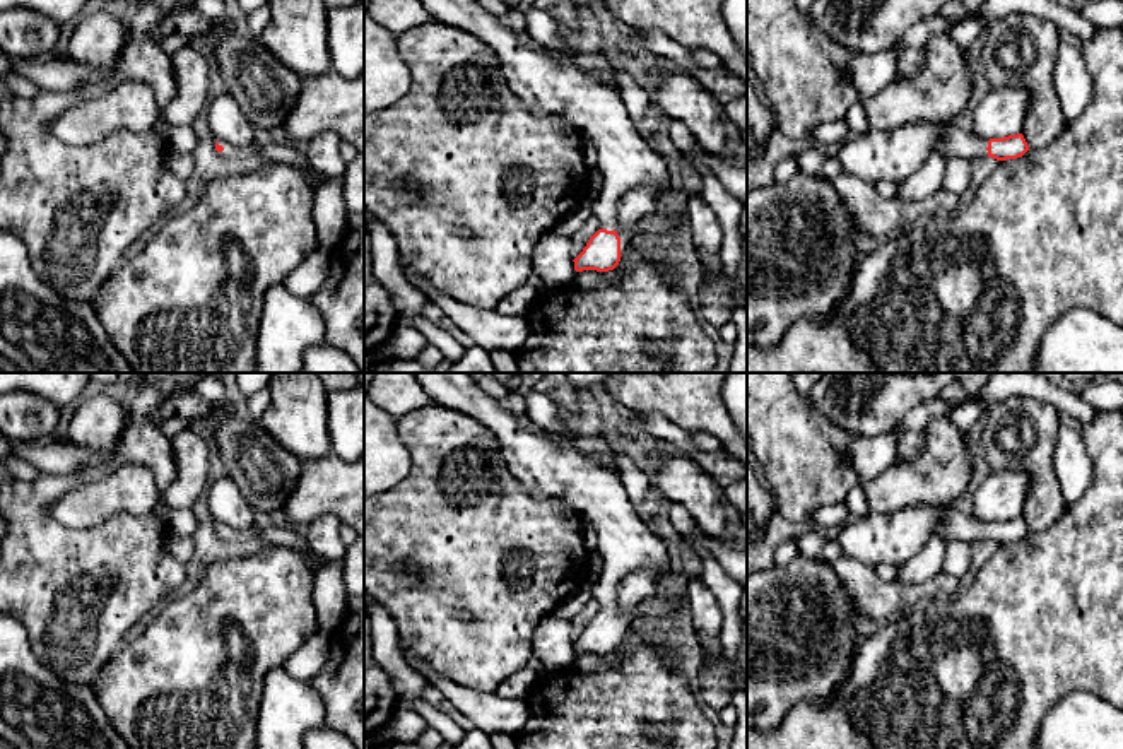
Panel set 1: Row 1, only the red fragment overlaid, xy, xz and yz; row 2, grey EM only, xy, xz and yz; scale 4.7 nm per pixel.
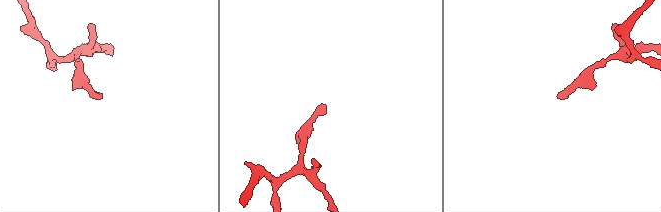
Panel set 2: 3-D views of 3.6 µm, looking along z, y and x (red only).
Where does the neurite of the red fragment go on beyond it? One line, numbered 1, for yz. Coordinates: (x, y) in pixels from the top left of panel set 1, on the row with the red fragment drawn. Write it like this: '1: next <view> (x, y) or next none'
1: next yz (874, 156)

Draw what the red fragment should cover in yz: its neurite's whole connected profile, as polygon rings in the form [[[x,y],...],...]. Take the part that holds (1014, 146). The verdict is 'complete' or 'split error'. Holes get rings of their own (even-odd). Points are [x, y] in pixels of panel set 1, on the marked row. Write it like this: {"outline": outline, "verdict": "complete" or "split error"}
{"outline": [[[909,123],[892,132],[870,128],[863,135],[846,139],[832,150],[843,173],[870,185],[880,180],[903,183],[916,173],[932,154],[944,157],[1017,159],[1029,150],[1022,133],[1003,139],[978,139],[955,125]]], "verdict": "split error"}

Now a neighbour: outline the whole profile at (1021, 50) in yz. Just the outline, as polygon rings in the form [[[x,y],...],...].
[[[1008,14],[988,27],[981,50],[991,91],[1015,87],[1029,92],[1020,133],[1032,150],[1053,142],[1068,123],[1053,82],[1060,44],[1060,29],[1051,21]]]

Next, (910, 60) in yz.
[[[903,48],[897,53],[894,77],[896,79],[913,79],[923,65],[923,56],[925,56],[923,48],[920,50]]]

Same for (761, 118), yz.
[[[747,80],[747,123],[752,128],[757,145],[764,144],[778,128],[771,104],[764,106],[754,86]]]

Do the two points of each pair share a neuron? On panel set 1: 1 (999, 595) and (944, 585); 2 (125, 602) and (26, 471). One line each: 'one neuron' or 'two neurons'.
1: two neurons
2: two neurons

